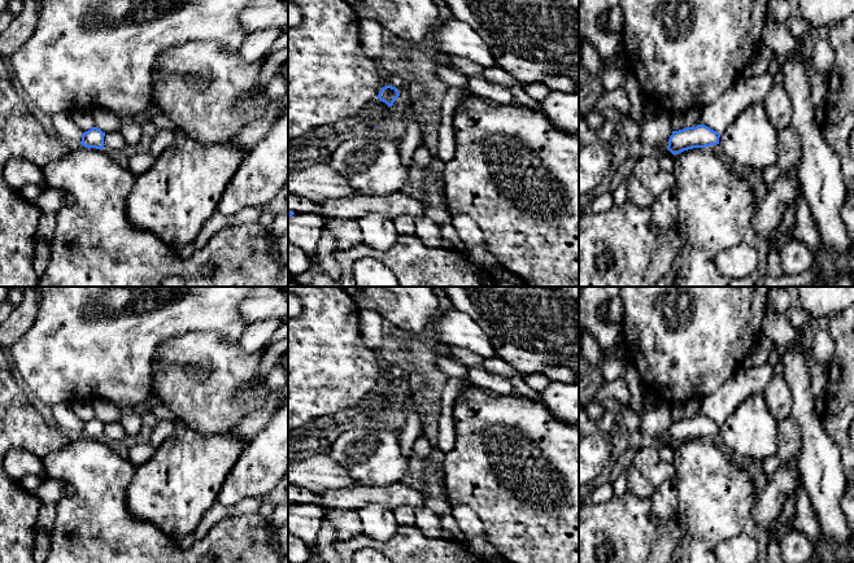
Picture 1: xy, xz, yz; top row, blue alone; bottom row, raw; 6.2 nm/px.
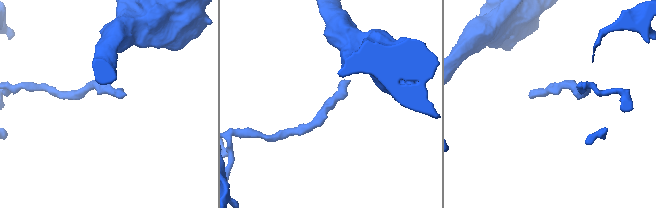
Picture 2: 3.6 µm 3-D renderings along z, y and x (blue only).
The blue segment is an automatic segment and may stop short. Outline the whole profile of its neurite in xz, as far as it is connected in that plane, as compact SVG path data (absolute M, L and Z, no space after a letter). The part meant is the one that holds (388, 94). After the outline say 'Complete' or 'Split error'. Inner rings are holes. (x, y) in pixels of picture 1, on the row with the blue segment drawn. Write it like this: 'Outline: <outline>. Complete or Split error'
Outline: M385 86L380 90L378 99L385 102L388 106L392 106L395 100L400 96L396 87Z. Complete

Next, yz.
Outline: M705 125L696 127L685 127L679 131L672 131L668 139L667 149L672 154L679 154L693 148L705 148L719 144L720 134Z. Complete

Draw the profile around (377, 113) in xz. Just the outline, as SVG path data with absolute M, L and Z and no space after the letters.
M375 99L366 108L360 110L354 118L357 118L370 131L376 127L383 127L393 113L393 105L388 106L385 102Z

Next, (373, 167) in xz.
M367 135L347 140L324 161L365 196L414 191L417 184L402 165L398 145L392 139L376 140Z

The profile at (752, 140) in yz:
M754 104L738 114L735 122L720 132L719 145L735 163L763 173L779 158L777 134L763 104Z

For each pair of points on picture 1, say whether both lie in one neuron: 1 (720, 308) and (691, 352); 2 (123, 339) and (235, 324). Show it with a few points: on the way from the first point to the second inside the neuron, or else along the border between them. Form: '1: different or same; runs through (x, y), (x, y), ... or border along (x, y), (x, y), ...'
1: same; runs through (710, 318), (691, 337), (691, 341)
2: same; runs through (151, 318), (208, 318)

